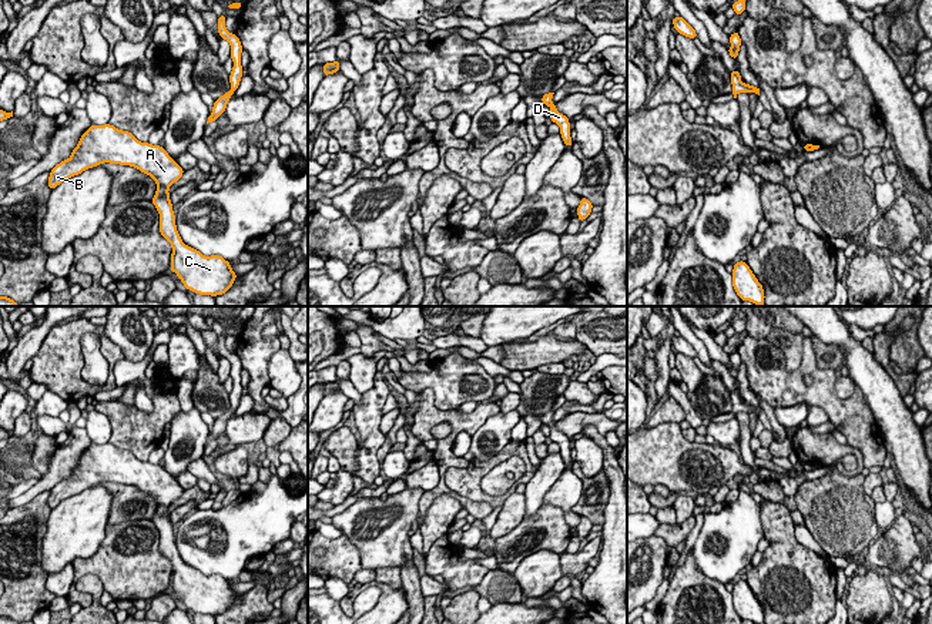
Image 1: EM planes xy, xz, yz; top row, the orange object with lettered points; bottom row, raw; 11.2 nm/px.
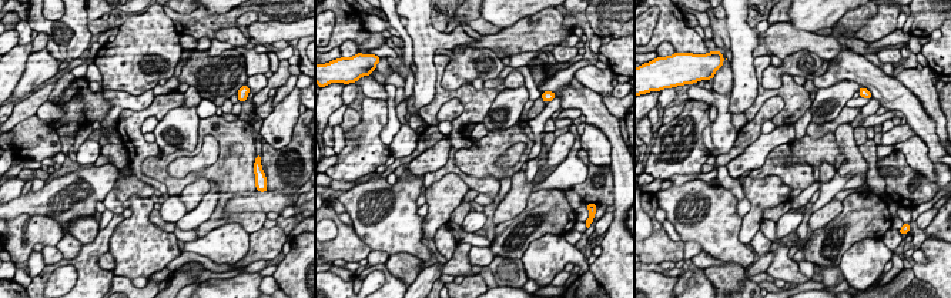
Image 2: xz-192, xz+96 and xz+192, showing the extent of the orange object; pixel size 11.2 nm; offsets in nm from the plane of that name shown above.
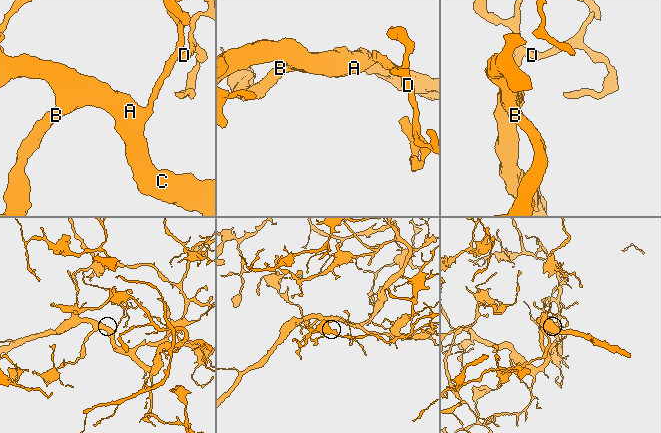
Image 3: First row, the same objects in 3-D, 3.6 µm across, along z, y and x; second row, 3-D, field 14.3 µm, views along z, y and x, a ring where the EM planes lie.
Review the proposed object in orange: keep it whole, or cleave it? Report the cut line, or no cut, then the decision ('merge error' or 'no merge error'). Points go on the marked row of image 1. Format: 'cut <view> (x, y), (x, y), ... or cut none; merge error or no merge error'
cut none; no merge error

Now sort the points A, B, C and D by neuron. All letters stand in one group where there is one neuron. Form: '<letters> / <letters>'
A B C D

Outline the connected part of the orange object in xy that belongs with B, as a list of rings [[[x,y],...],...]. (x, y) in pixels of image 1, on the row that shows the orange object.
[[[111,124],[95,125],[81,135],[68,160],[57,164],[48,177],[48,188],[100,164],[135,167],[157,182],[152,198],[160,214],[160,234],[171,244],[171,266],[188,291],[200,295],[222,295],[238,276],[231,264],[219,255],[205,256],[185,245],[177,231],[175,215],[170,199],[170,187],[181,180],[182,170],[164,147],[138,141],[130,131]]]

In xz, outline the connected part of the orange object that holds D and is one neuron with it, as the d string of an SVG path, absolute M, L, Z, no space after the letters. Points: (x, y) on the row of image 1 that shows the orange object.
M547 93L540 100L544 105L550 107L550 120L552 123L556 123L560 127L560 135L564 141L564 145L571 147L573 141L570 137L570 121L566 115L560 114L556 108L556 104L552 103L553 94L554 93Z

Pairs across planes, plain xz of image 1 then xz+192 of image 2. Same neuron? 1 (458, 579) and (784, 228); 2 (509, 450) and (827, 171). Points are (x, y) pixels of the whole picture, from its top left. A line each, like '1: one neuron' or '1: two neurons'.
1: two neurons
2: two neurons

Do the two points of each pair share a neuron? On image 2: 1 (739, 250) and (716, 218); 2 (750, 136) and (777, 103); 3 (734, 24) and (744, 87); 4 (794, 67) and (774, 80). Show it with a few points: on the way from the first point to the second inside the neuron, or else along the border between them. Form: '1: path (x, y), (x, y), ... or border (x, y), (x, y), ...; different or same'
1: path (732, 243), (716, 225); same
2: path (753, 127), (769, 110); same
3: path (742, 40), (743, 72); same
4: path (789, 67), (777, 74); same

